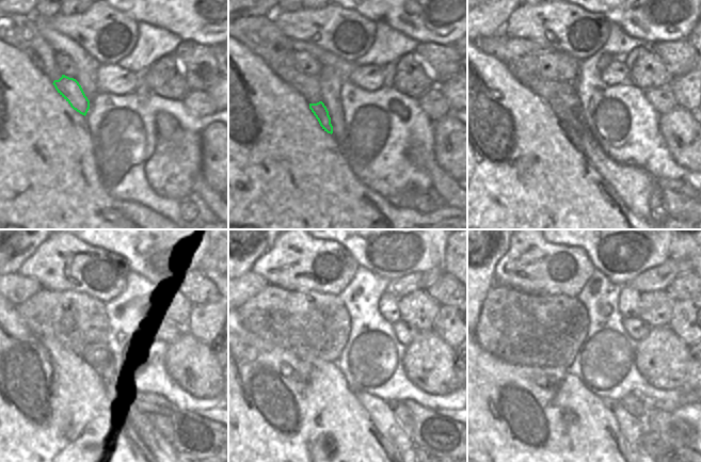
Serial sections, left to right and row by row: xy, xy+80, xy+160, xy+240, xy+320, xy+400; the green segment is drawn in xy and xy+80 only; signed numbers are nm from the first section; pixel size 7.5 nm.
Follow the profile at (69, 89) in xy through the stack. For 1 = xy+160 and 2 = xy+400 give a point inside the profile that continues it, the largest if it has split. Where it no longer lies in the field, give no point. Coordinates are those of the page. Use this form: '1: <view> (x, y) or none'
1: xy+160 (574, 137)
2: xy+400 (632, 429)

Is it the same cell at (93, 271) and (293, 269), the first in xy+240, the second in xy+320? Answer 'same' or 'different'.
same

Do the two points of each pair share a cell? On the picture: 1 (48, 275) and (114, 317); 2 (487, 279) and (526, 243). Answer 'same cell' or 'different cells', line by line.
1: different cells
2: different cells

